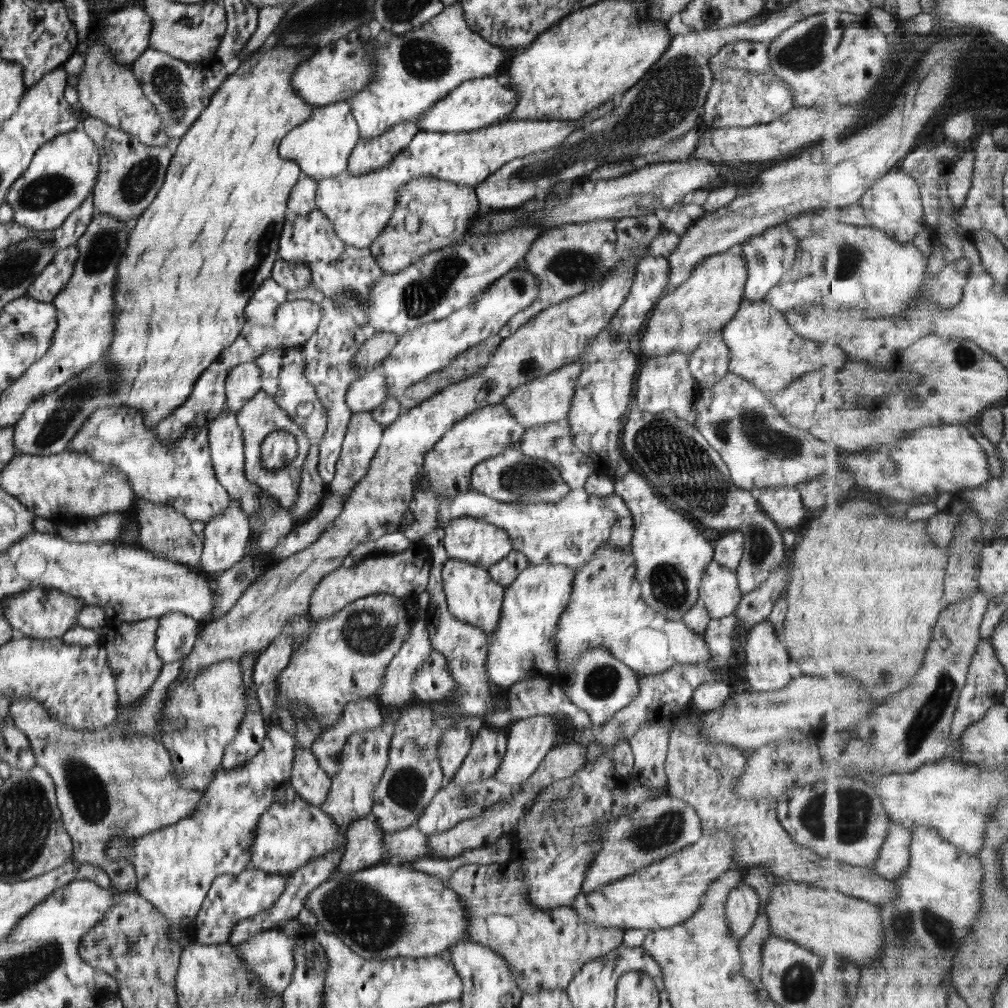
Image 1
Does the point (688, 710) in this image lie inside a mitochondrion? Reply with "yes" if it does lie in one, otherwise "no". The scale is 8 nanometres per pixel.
no

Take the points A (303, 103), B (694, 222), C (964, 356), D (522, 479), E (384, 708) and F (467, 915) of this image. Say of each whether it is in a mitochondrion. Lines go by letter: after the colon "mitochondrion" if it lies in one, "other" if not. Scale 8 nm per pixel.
A: other
B: other
C: mitochondrion
D: mitochondrion
E: other
F: other

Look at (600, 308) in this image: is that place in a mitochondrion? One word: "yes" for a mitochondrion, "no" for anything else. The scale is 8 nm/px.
no

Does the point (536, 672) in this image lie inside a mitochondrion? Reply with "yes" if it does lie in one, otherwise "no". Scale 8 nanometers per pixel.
no

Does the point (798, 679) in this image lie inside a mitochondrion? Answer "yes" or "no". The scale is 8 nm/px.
no

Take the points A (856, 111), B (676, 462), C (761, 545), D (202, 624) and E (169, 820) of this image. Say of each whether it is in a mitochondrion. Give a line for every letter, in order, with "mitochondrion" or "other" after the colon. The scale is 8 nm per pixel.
A: other
B: mitochondrion
C: mitochondrion
D: other
E: other

